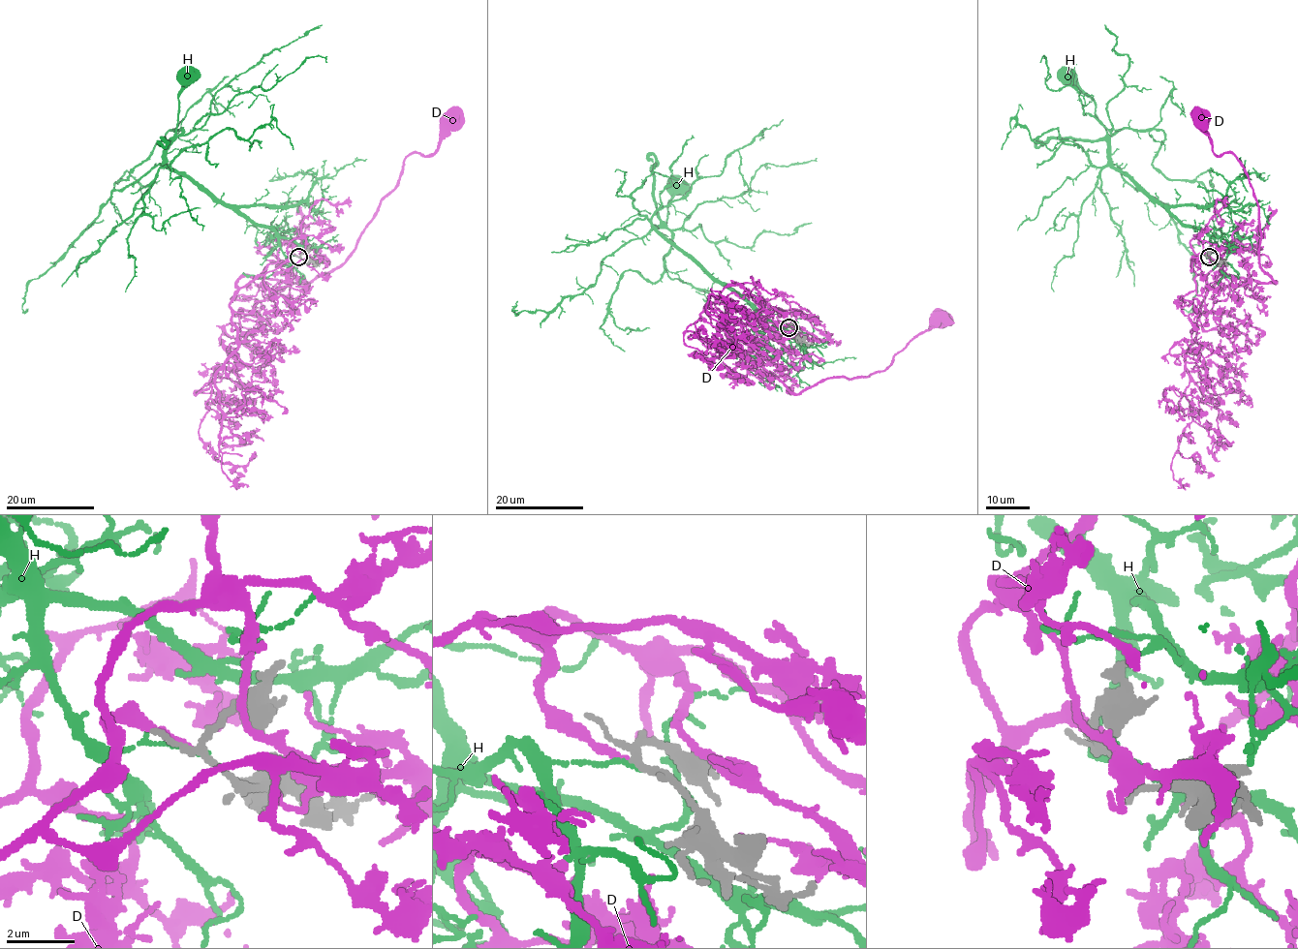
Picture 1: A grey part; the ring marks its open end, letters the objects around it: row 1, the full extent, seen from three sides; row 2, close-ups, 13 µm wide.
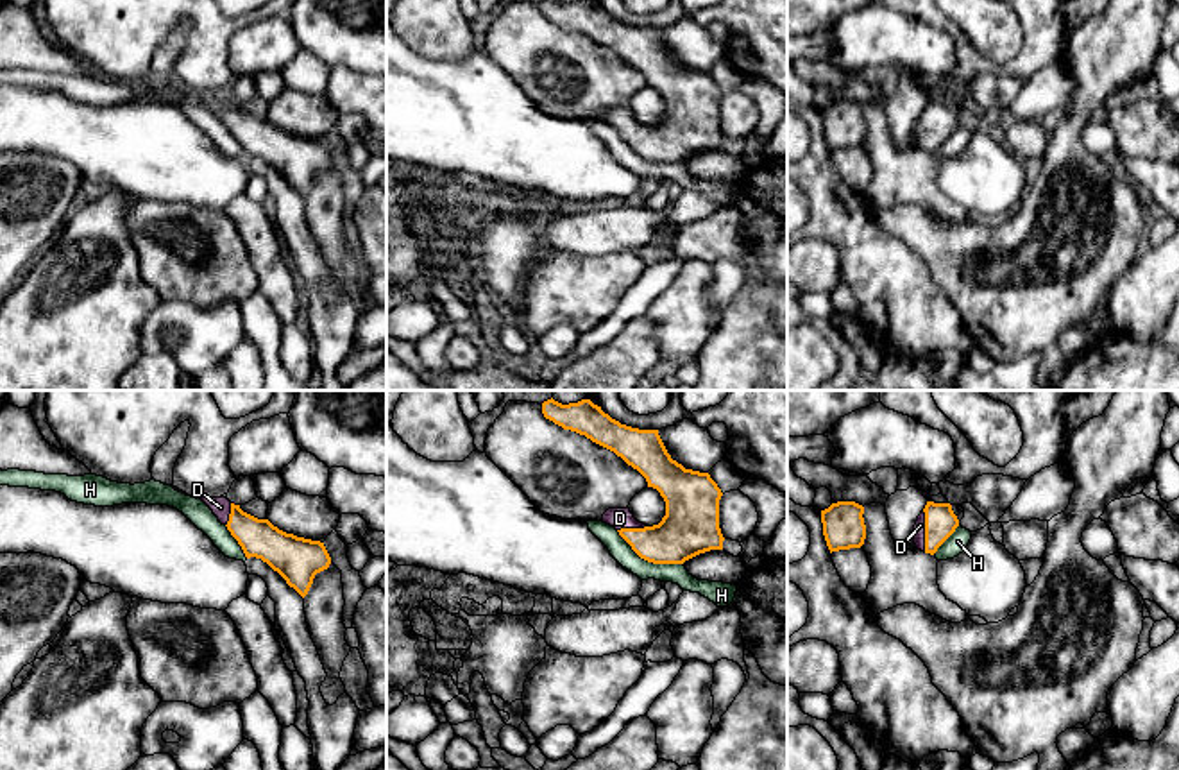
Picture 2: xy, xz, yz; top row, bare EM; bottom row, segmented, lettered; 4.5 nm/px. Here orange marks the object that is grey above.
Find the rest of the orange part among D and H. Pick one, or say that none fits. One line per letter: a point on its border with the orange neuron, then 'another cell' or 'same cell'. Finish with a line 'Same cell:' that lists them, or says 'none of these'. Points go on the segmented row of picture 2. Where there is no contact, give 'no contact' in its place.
D: yz (925, 530) | same cell
H: xz (648, 561) | another cell
Same cell: D

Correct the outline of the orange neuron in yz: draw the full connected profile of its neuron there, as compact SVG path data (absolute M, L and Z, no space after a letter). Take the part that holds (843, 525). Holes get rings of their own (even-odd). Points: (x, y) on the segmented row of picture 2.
M837 501L821 510L823 535L832 552L861 548L866 539L864 507L855 501Z

